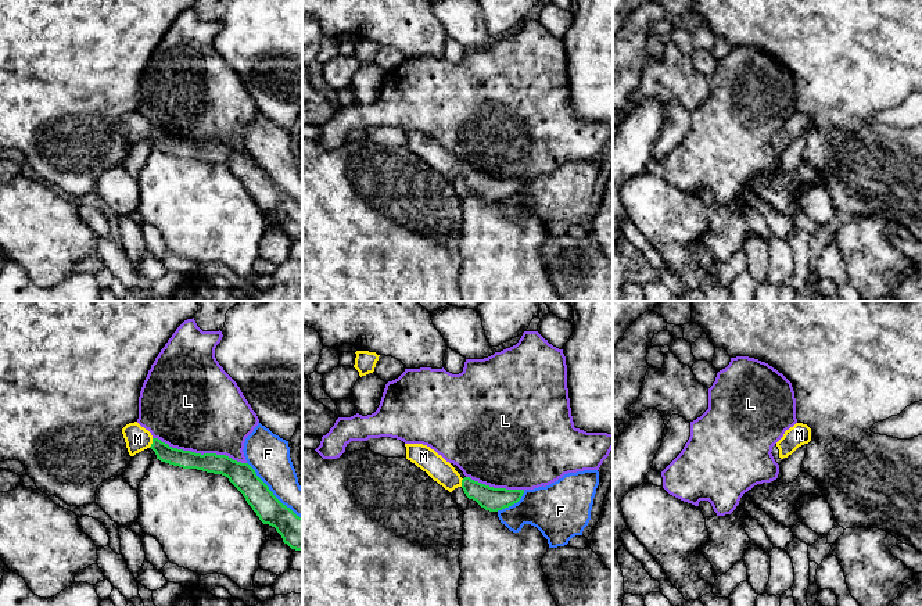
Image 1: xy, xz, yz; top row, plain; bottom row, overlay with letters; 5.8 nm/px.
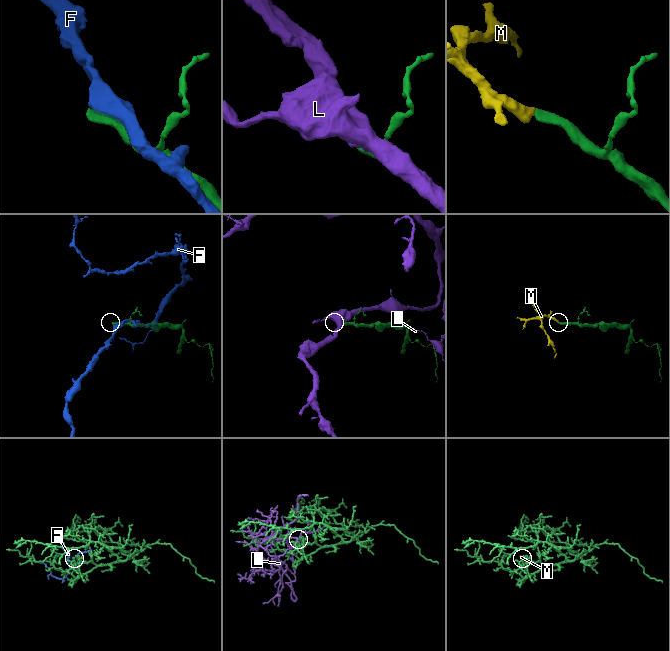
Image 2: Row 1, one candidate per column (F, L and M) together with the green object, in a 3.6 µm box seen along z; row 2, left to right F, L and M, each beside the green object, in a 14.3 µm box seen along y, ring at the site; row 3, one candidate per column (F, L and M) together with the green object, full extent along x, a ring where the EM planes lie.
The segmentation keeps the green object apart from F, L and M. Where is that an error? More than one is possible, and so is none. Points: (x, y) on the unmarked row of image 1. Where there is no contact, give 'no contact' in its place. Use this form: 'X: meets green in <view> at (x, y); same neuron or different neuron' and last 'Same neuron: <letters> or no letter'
F: meets green in xy at (272, 182); different neuron
L: meets green in xy at (200, 143); different neuron
M: meets green in xy at (153, 132); same neuron
Same neuron: M

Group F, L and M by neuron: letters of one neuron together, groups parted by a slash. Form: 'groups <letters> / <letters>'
groups F / L / M

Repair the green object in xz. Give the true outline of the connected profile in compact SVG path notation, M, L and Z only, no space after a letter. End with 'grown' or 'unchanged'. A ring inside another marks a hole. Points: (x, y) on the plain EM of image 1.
M405 133L406 148L426 161L434 171L452 182L462 176L469 189L489 201L498 201L517 193L524 179L494 178L470 166L462 168L455 157L434 139L423 133Z; grown

